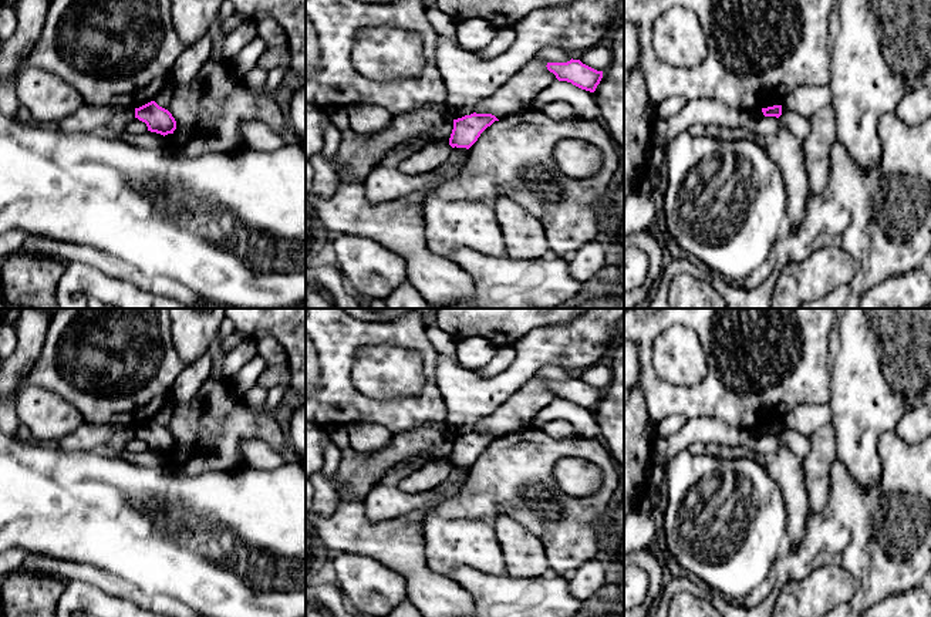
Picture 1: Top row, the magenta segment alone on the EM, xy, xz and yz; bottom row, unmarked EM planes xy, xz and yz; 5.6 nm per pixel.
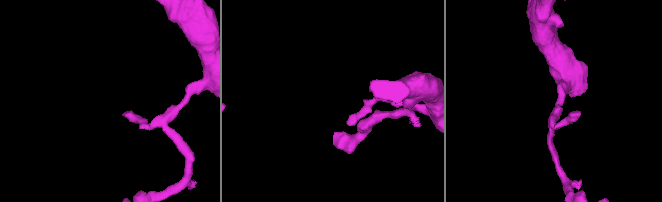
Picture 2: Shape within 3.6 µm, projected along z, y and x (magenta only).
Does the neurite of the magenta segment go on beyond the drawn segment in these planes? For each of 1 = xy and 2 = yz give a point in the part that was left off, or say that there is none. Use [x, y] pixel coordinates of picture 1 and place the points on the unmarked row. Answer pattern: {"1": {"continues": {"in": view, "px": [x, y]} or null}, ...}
{"1": {"continues": null}, "2": {"continues": null}}

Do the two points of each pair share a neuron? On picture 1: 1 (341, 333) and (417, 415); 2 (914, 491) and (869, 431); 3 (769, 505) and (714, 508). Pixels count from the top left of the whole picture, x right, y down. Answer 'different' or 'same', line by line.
1: same
2: different
3: same

